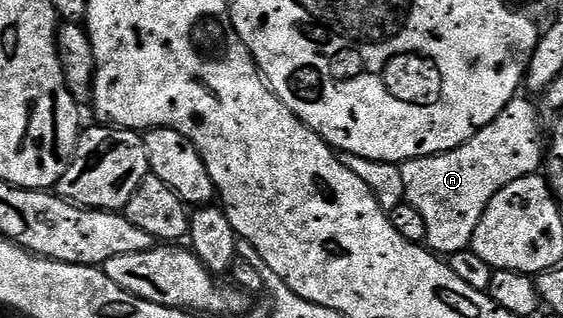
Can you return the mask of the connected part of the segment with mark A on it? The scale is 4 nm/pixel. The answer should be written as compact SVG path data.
M518 97L481 131L475 132L463 145L441 155L428 155L418 159L409 159L400 164L403 173L403 189L405 202L411 204L419 213L423 213L423 221L427 221L427 237L425 243L428 250L441 257L454 255L456 251L466 250L473 242L473 234L487 209L491 205L491 197L499 193L511 181L519 181L519 177L536 175L543 167L543 143L541 147L541 119L537 116L537 107L529 99Z

